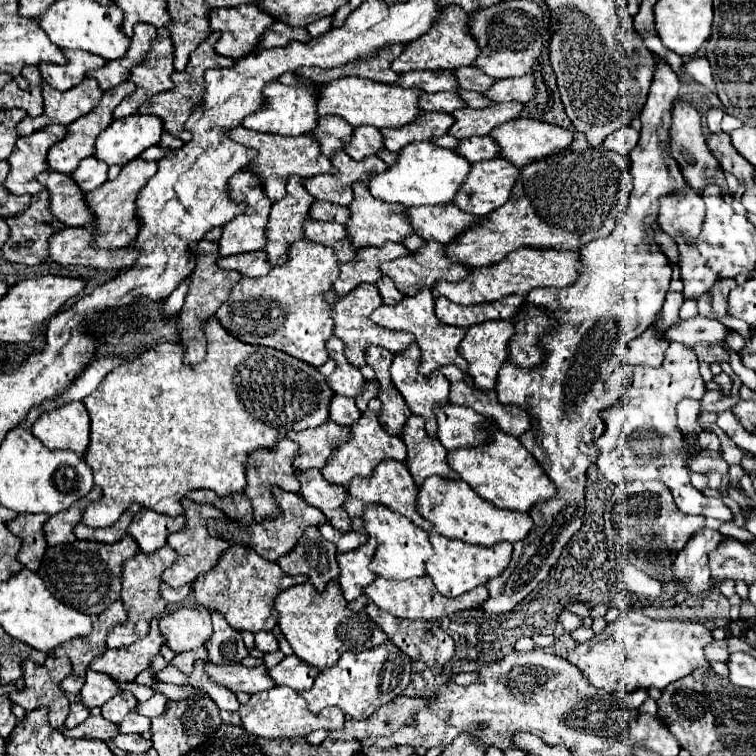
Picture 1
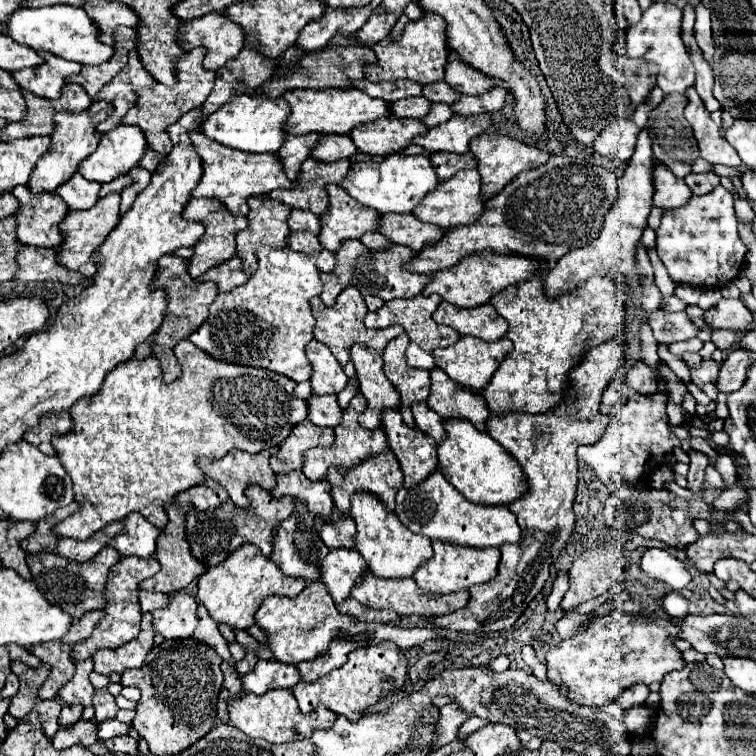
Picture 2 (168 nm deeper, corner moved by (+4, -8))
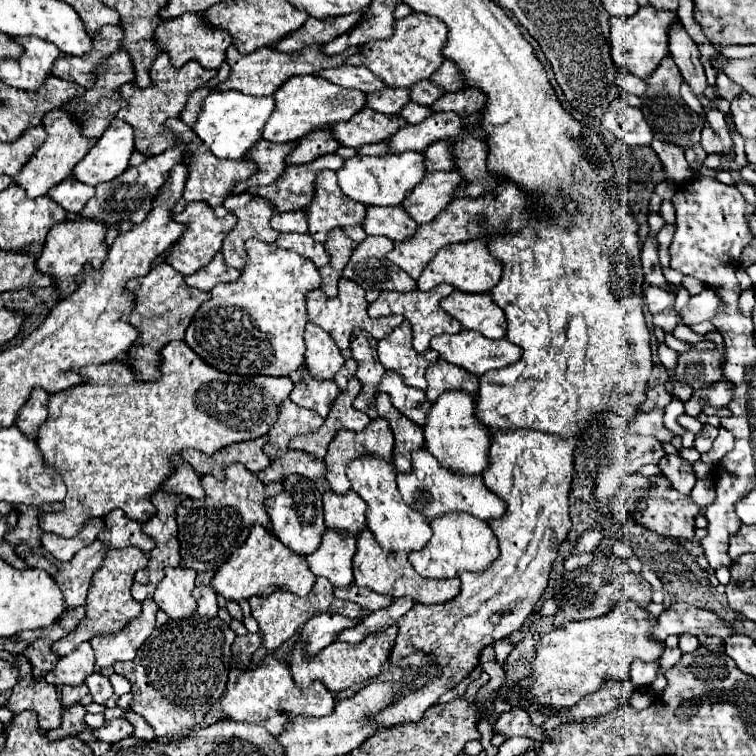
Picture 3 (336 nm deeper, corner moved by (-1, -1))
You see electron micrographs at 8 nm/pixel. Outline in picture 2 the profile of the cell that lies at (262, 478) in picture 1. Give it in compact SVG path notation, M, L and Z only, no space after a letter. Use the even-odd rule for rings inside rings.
M232 451L218 461L200 459L200 469L210 479L218 481L238 507L248 509L250 501L244 493L248 485L260 485L266 491L272 491L272 487L276 485L276 475L270 467L270 455L270 451L260 451L256 455Z

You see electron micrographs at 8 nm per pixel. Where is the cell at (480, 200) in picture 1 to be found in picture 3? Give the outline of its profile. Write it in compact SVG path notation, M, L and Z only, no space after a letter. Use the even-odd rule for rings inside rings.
M429 172L425 178L405 196L401 204L417 224L427 224L437 218L441 210L455 198L455 190L461 184L461 174L451 172Z

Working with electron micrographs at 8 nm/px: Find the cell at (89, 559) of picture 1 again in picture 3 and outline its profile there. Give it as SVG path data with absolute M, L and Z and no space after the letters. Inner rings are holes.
M95 540L91 546L79 550L71 562L57 562L53 556L47 556L41 548L37 550L29 546L15 548L17 556L21 556L27 566L35 566L35 568L43 566L49 572L49 576L61 588L65 606L69 608L85 606L91 576L97 570L97 566L101 566L105 550L107 550L105 544Z

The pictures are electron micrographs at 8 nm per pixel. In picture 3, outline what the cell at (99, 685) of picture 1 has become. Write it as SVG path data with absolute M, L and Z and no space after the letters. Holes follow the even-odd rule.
M83 642L69 656L63 656L61 660L57 660L55 668L47 672L45 680L57 688L63 684L79 686L93 672L93 666L95 666L93 648L89 642Z

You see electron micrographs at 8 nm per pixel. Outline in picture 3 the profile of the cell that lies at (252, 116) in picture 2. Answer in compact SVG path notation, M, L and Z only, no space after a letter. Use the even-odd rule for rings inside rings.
M211 92L193 124L193 132L217 158L243 158L243 154L261 138L261 130L273 112L273 98L245 96L239 92Z

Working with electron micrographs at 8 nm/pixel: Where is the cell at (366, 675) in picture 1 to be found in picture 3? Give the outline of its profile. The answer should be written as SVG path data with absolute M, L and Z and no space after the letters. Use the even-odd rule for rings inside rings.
M389 626L387 630L381 630L377 634L367 634L361 642L357 644L347 644L347 642L333 642L325 650L321 650L315 656L309 656L305 650L305 640L299 638L293 646L291 654L291 672L293 680L297 682L299 688L309 688L313 680L321 680L331 692L341 692L351 686L359 686L369 682L371 678L377 678L381 670L385 668L393 642L397 636L397 626Z

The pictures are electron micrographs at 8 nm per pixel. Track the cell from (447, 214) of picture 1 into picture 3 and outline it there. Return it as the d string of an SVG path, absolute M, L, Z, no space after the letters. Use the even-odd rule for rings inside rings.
M369 206L367 214L361 222L361 228L367 232L367 236L385 236L393 242L401 242L417 230L417 224L409 218L409 214L397 206Z

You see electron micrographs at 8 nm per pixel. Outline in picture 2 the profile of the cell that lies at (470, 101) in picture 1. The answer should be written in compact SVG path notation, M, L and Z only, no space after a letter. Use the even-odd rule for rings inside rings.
M434 103L432 109L430 109L430 113L428 113L422 121L424 121L428 127L436 127L436 125L448 121L452 115L456 115L456 113L452 113L452 105L440 105L440 103Z

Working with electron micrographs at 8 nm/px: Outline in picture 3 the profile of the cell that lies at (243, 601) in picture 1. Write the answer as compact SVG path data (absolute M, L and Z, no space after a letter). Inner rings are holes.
M255 524L249 532L247 542L215 572L211 588L227 600L243 600L251 596L265 596L275 590L289 590L297 596L307 596L315 584L315 574L309 570L307 560L301 554L285 548L281 540L267 528Z

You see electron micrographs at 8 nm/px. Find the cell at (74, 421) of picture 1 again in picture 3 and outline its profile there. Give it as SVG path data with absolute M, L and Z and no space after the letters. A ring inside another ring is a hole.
M33 388L33 394L17 414L15 426L29 438L37 436L39 426L47 418L47 392L43 388Z

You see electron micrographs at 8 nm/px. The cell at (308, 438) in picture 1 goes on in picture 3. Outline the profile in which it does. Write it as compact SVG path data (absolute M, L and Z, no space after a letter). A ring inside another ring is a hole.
M291 400L281 402L281 410L277 422L273 422L273 430L269 430L269 442L263 446L269 458L281 456L289 448L289 440L301 434L309 434L321 426L323 418L307 408L293 404Z

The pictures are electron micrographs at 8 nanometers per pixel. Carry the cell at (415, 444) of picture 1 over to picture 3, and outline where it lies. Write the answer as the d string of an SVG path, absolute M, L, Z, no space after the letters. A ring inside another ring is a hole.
M379 394L375 400L377 414L385 418L393 430L395 436L395 448L393 448L393 464L397 472L409 472L411 470L411 452L425 446L423 428L405 418L393 404L389 394Z

